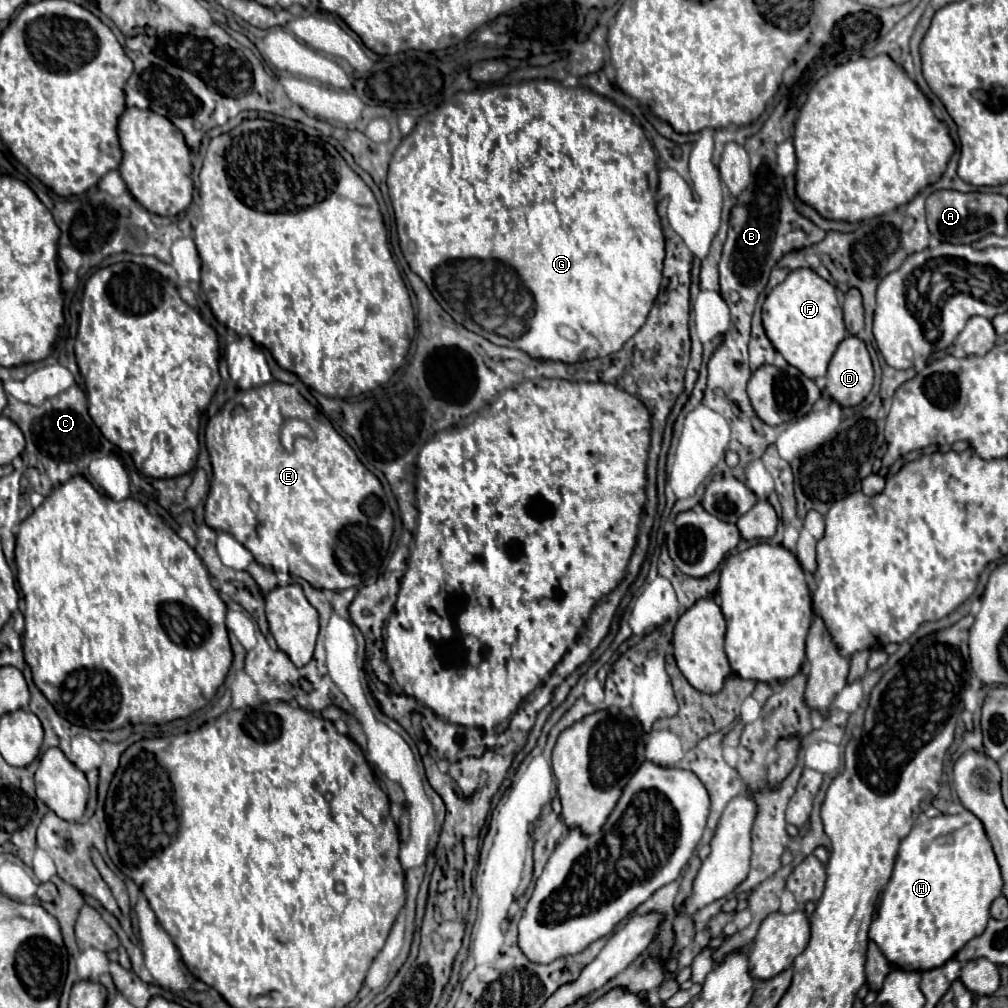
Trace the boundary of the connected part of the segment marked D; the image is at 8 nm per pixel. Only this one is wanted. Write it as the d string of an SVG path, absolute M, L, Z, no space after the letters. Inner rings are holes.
M848 334L836 348L828 374L826 390L840 406L858 406L874 382L874 368L864 340Z

